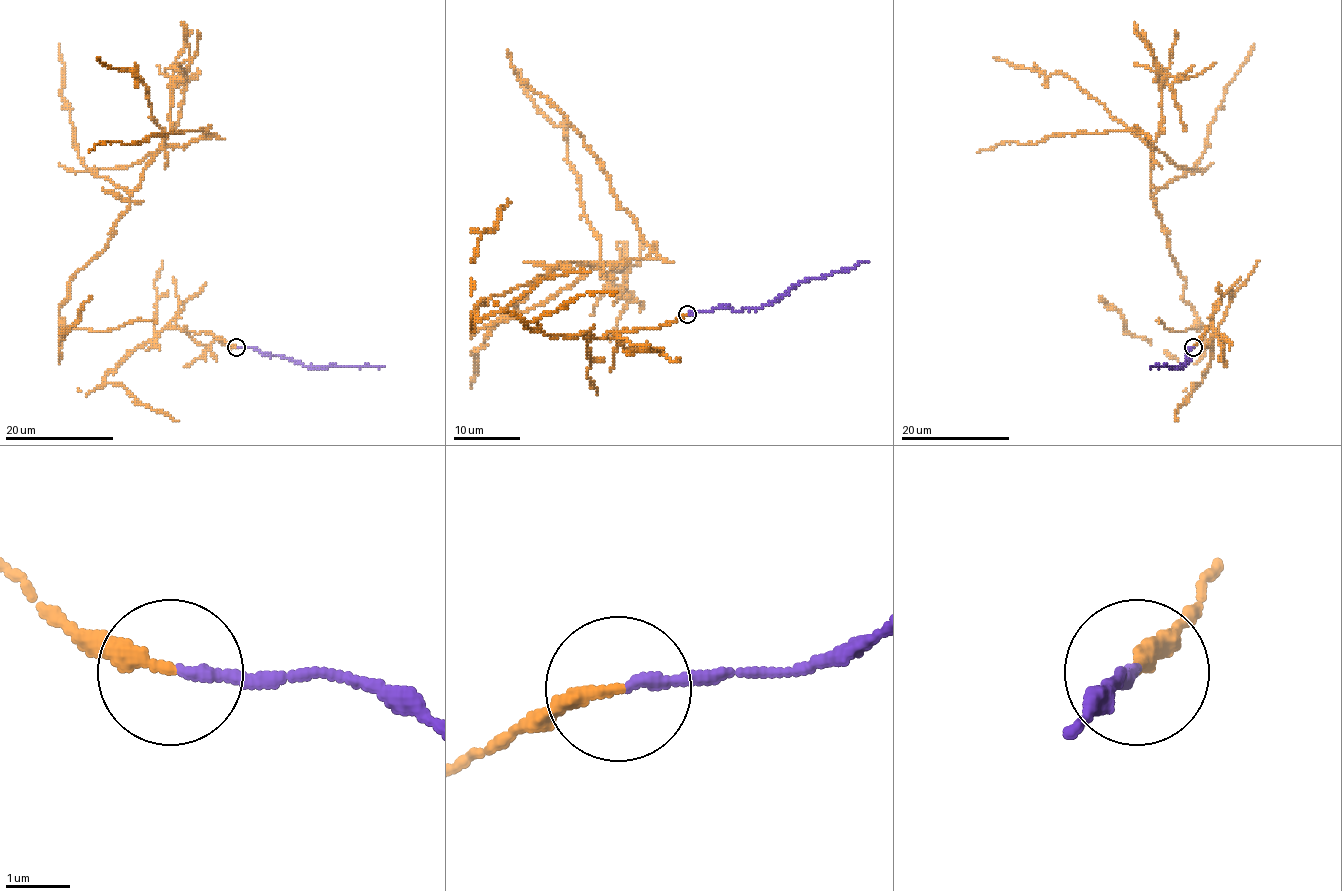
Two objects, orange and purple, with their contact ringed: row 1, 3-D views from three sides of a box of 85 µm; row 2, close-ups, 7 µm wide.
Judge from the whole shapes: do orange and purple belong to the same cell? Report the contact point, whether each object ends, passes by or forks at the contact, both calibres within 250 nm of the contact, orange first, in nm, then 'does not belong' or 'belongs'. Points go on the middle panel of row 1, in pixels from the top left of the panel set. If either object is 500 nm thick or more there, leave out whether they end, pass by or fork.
at (687, 314); orange ends there; purple ends there; 240 nm thick on the orange side, 180 nm on the other; does not belong

